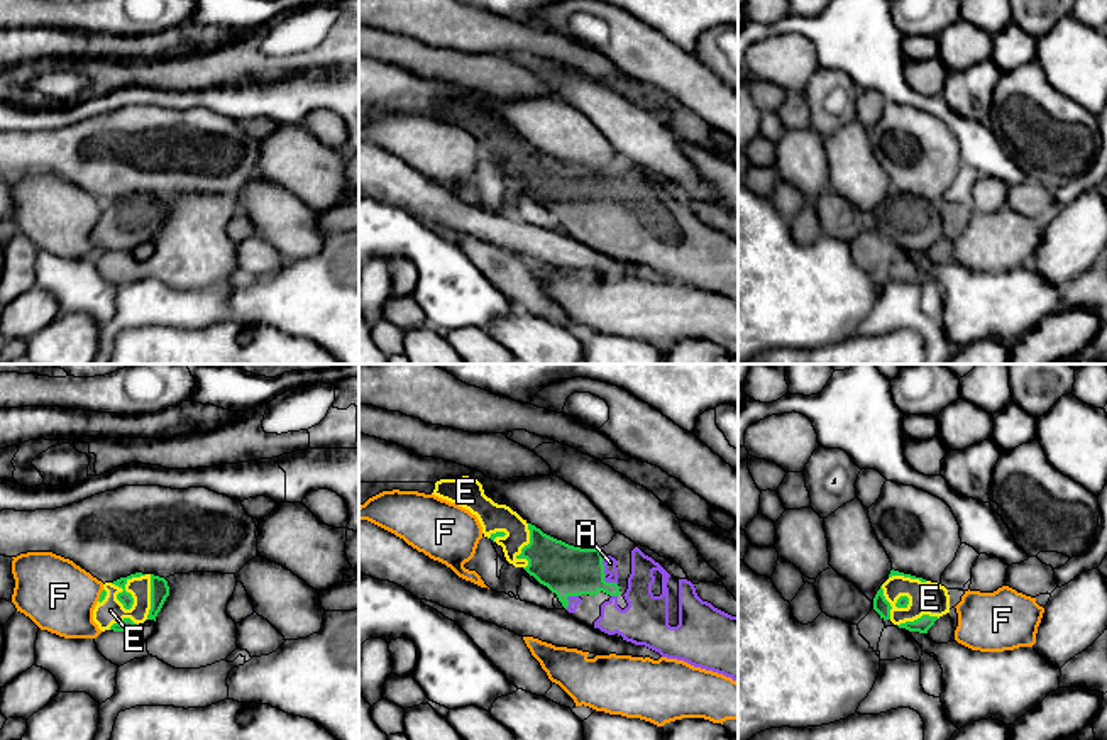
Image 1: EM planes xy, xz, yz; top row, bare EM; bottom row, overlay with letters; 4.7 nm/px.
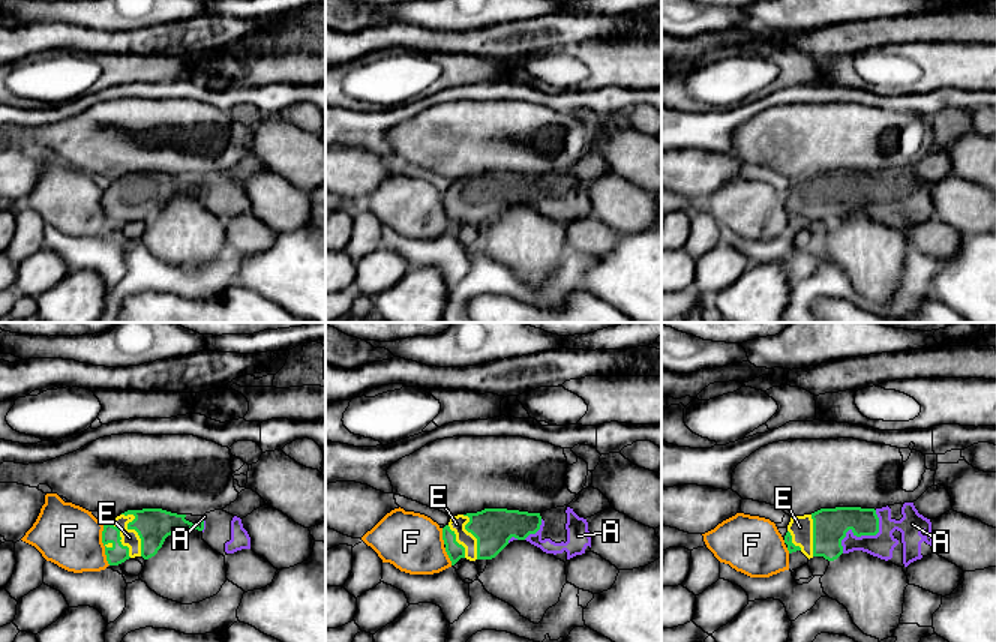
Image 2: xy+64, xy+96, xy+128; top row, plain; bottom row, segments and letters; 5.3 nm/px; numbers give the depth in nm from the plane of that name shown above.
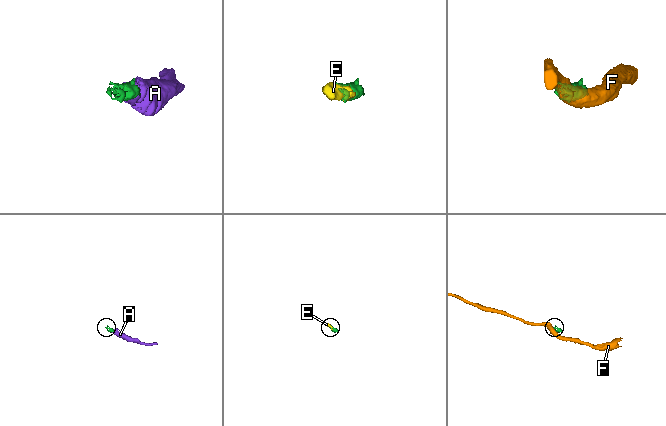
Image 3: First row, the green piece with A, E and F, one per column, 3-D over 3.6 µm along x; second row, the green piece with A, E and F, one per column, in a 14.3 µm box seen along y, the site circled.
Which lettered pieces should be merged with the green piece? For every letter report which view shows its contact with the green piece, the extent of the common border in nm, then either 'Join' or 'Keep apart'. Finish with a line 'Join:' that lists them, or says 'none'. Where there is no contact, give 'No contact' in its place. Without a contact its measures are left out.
A: Touches green in xz. Shared border 150 nm. Join
E: Touches green in xy. Shared border 200 nm. Join
F: Touches green in xy. Shared border 70 nm. Keep apart
Join: A, E

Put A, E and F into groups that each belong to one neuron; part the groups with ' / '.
A E / F

